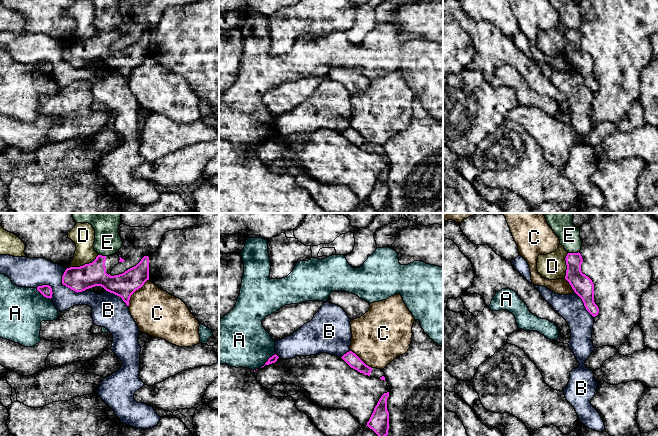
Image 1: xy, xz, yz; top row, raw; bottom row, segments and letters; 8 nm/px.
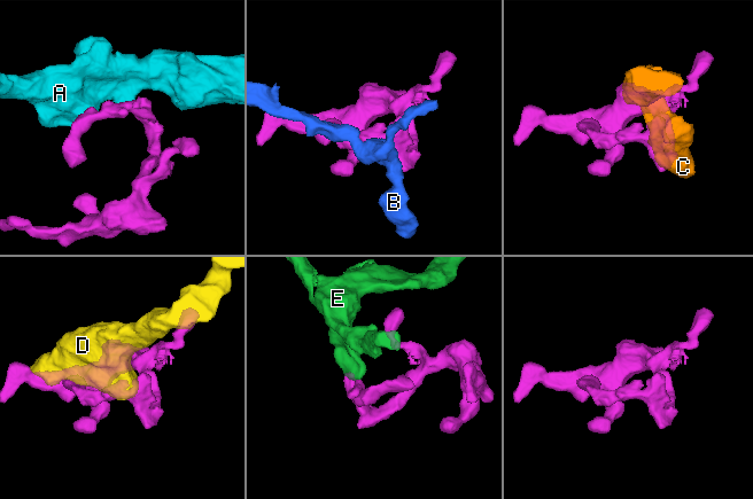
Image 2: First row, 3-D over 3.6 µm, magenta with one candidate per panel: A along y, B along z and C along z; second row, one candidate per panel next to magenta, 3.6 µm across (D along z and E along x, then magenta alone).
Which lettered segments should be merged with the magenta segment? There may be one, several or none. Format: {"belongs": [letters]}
{"belongs": []}

